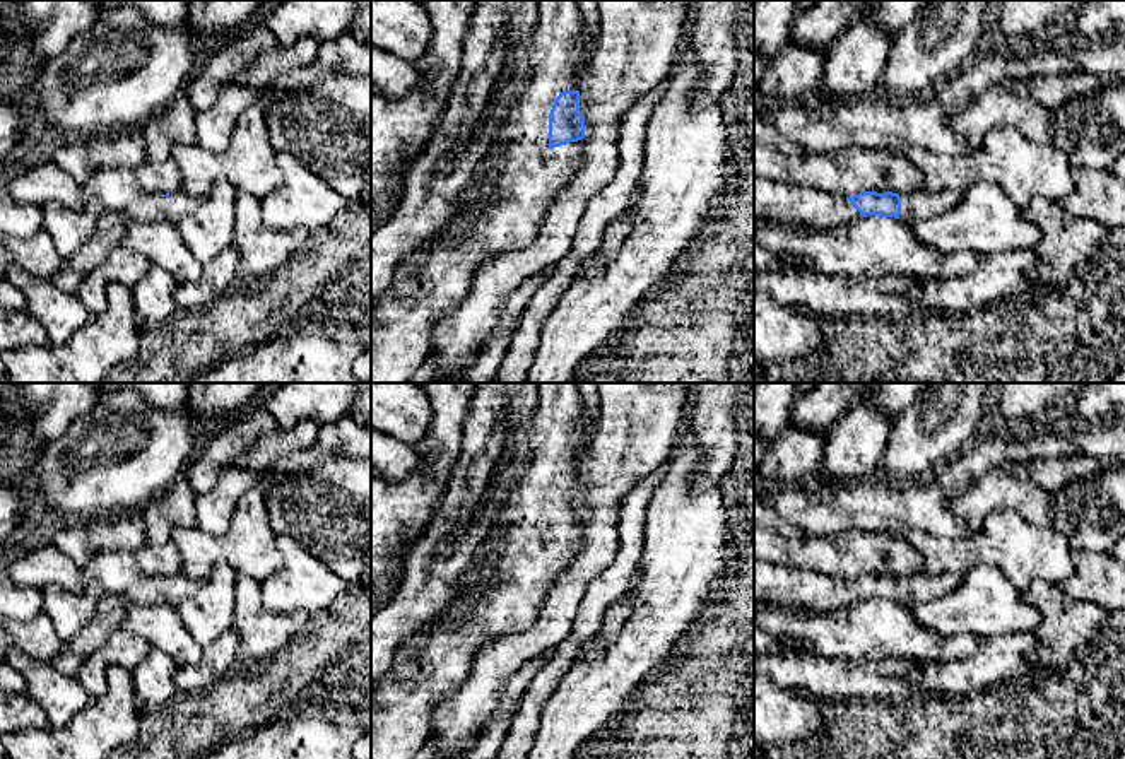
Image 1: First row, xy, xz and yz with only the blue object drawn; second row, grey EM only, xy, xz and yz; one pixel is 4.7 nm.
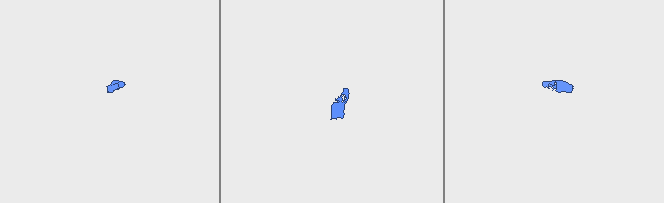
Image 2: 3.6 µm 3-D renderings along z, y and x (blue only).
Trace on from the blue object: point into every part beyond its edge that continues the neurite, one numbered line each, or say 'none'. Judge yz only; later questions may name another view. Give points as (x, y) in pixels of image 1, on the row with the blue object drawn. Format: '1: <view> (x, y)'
1: yz (777, 202)
2: yz (922, 204)

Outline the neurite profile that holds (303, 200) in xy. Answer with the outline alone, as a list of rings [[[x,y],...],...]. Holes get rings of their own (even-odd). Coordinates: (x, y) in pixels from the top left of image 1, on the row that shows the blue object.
[[[277,152],[282,185],[260,200],[265,226],[277,231],[327,227],[344,209],[345,198],[304,168],[291,152]]]

